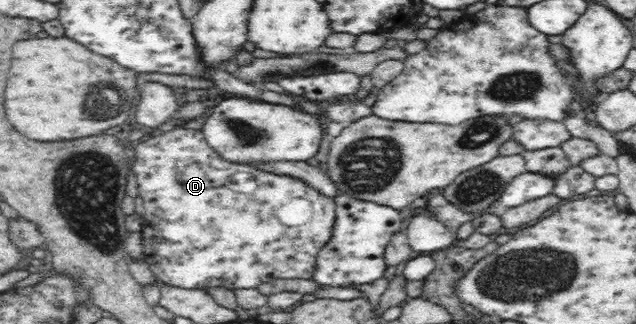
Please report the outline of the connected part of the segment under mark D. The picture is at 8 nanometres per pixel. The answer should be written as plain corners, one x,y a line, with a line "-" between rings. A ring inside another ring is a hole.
177,128
155,137
150,137
144,142
138,143
131,152
133,157
132,169
135,172
139,197
143,200
145,208
143,226
141,228
146,265
157,277
160,284
175,286
181,289
202,289
212,286
222,286
229,290
256,289
261,284
270,282
274,278
313,278
317,266
316,254
320,248
330,240
332,228
336,222
336,205
332,196
321,194
312,188
303,178
296,178
289,174
276,174
270,171
250,170
250,178
256,180
256,190
252,192
236,192
228,184
228,180
240,171
242,164
224,161
205,141
205,136
198,129

